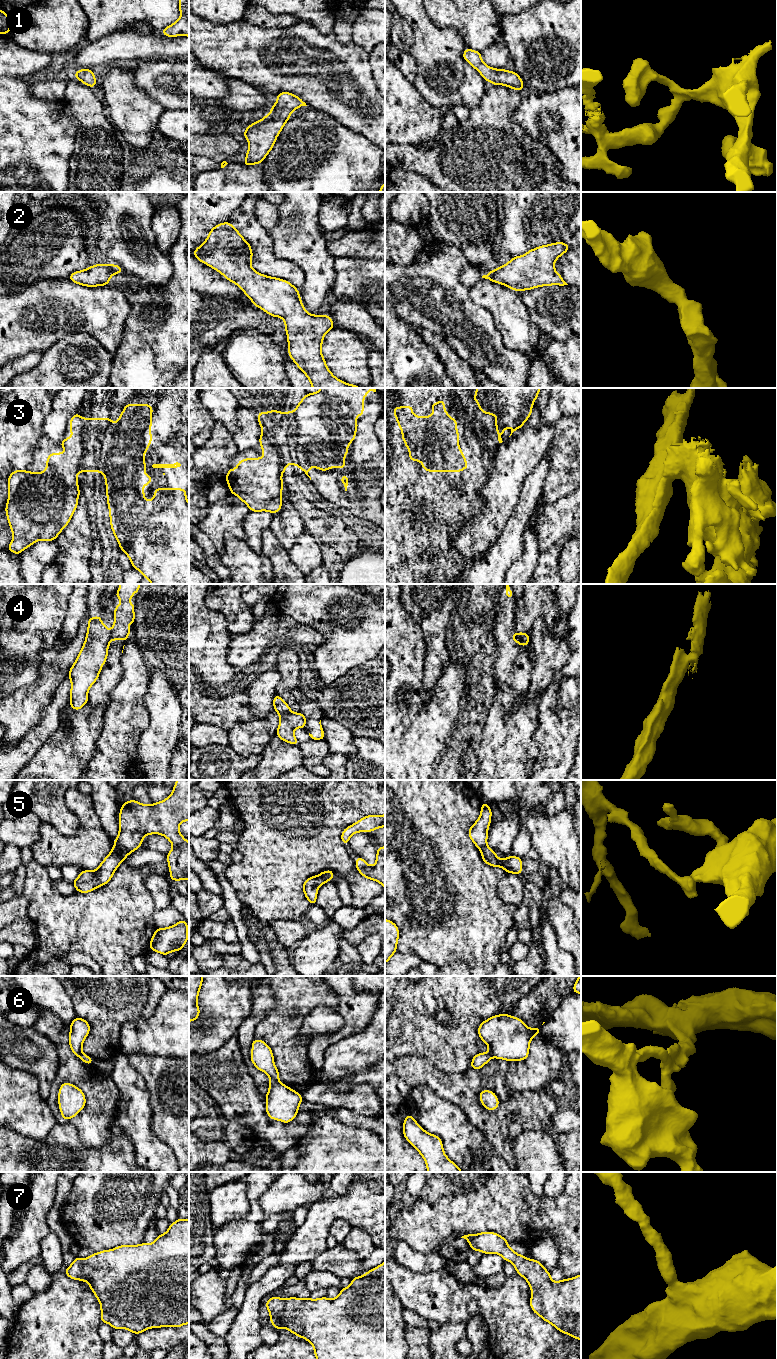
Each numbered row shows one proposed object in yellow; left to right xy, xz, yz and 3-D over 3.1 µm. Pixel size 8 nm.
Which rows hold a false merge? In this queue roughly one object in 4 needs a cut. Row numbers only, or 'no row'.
3, 4, 5, 6

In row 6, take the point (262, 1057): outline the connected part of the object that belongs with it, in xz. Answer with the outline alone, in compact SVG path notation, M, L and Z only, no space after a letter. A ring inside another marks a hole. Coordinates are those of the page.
M254 1039L252 1044L252 1053L250 1059L254 1066L265 1072L270 1078L273 1078L280 1082L279 1072L274 1064L274 1057L271 1048L260 1039Z

